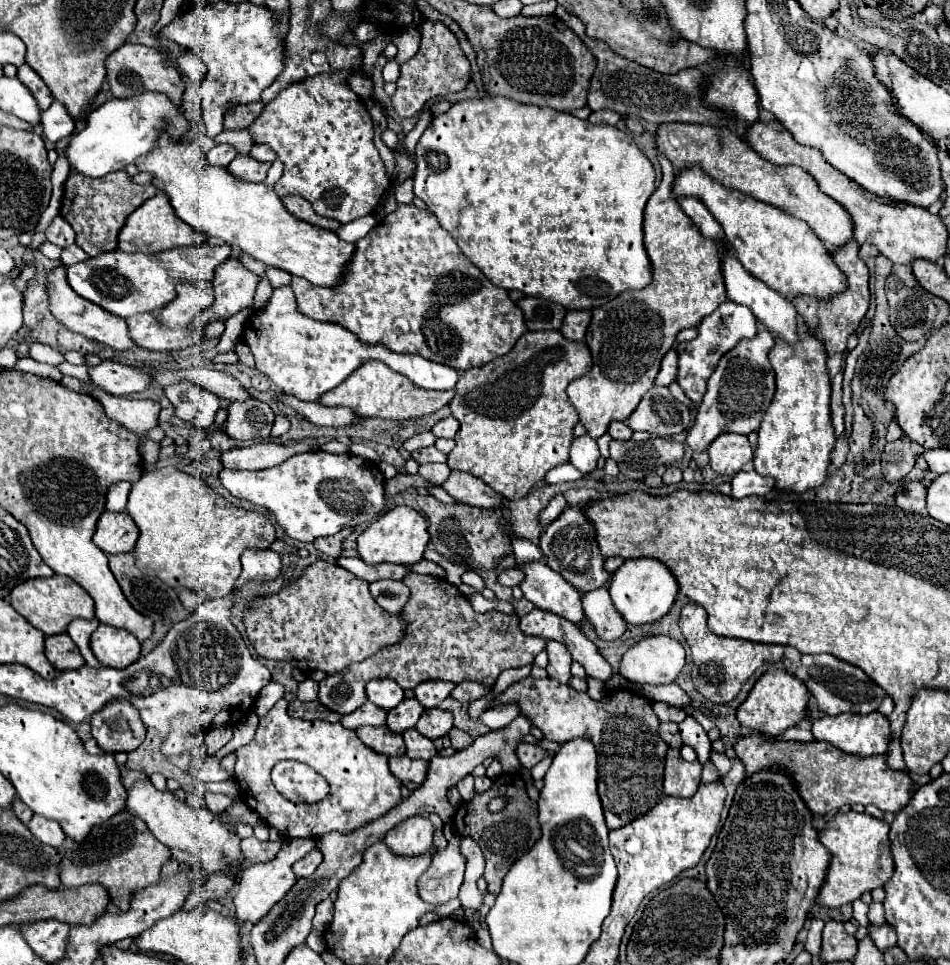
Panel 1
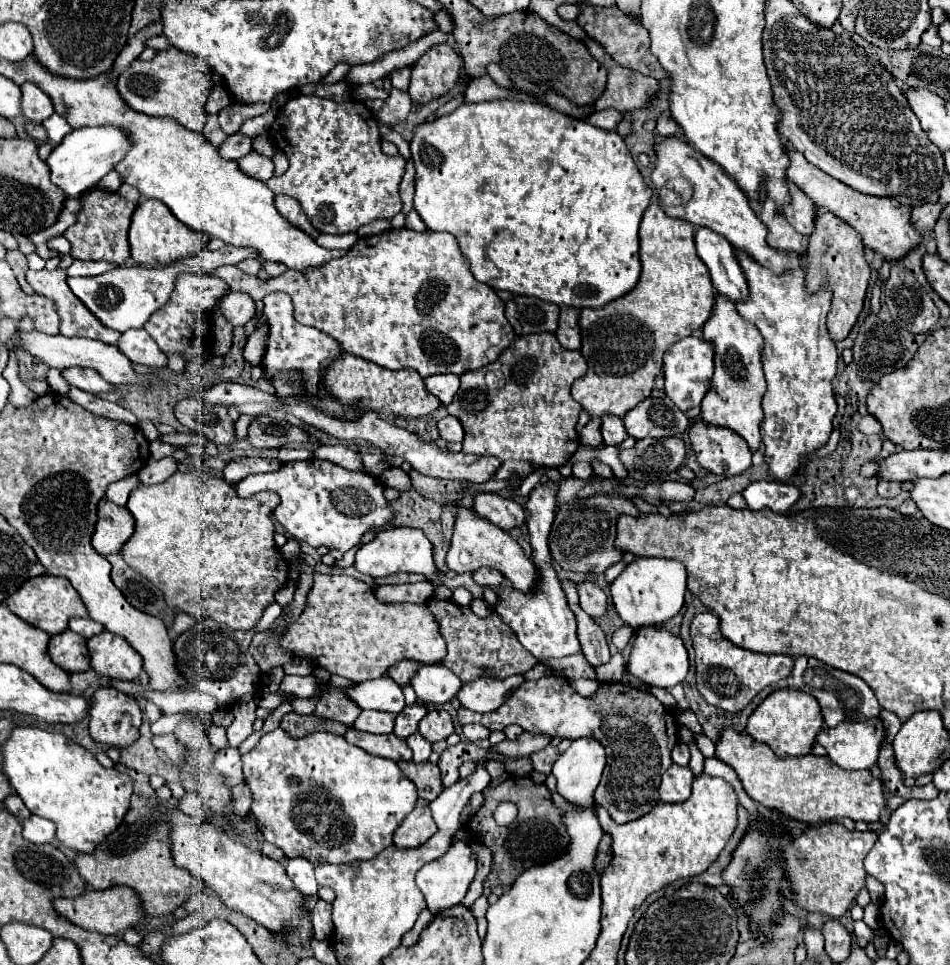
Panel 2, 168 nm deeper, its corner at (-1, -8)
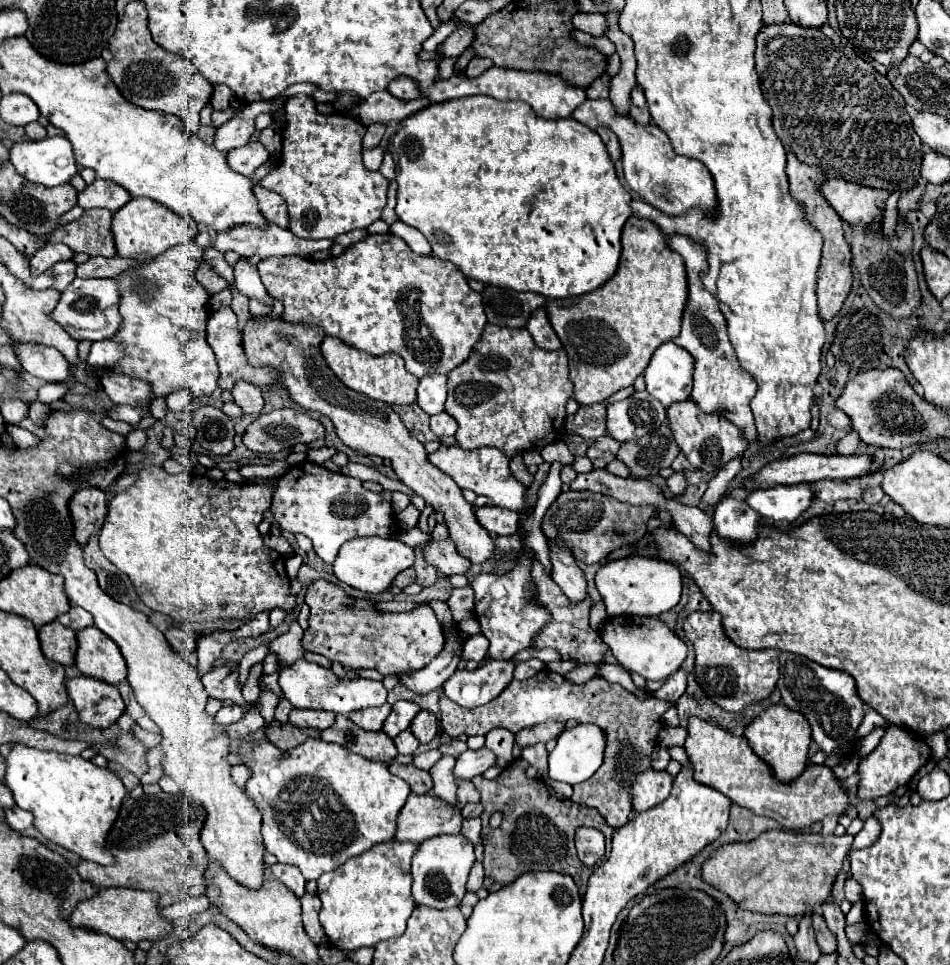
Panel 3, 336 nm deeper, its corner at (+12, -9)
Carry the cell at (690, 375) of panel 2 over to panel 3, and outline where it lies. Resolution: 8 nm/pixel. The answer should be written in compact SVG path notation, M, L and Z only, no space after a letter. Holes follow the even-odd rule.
M664 342L656 348L644 378L646 390L666 408L676 402L686 402L692 390L694 358L674 342Z

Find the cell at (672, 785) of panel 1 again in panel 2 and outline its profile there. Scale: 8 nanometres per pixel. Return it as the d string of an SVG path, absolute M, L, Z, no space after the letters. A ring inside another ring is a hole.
M671 765L661 777L659 799L663 803L683 803L691 795L691 783L693 783L693 773L689 767Z

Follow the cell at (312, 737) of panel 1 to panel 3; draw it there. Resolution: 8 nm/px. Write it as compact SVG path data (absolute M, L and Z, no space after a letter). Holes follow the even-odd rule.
M268 738L246 740L238 748L240 764L250 770L246 782L246 796L262 814L262 838L266 852L274 854L278 862L298 866L306 880L316 880L324 872L334 870L348 858L362 854L374 844L388 842L396 832L396 816L404 806L410 786L388 772L388 764L366 760L344 746L324 740L308 738L304 744L282 752Z

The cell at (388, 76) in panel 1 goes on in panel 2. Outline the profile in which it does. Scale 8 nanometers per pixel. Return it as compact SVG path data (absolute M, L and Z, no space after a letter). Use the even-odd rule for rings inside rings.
M391 89L389 97L383 101L383 107L377 111L379 123L393 127L407 119L411 111L411 97L399 89Z

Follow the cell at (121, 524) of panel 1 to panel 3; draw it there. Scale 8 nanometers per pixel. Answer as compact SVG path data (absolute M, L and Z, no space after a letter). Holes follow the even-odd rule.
M100 488L78 490L70 500L70 510L74 520L74 538L84 546L92 536L102 530L102 524L106 522L106 494Z

